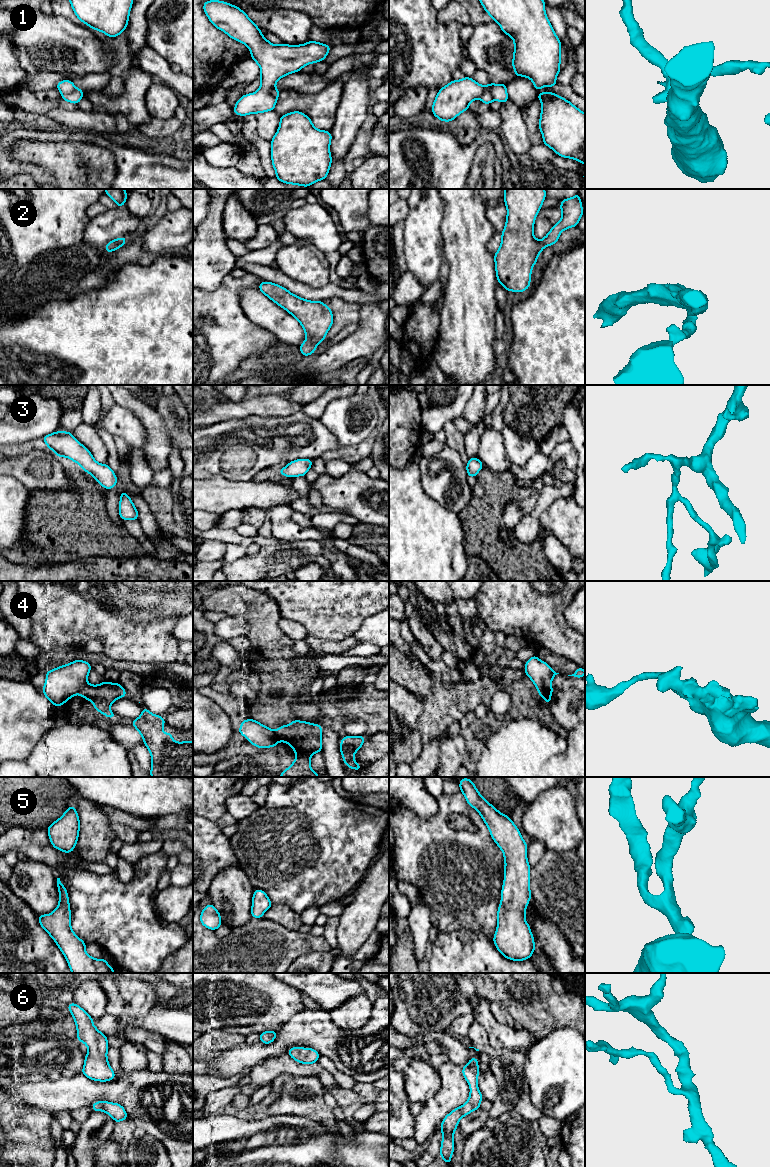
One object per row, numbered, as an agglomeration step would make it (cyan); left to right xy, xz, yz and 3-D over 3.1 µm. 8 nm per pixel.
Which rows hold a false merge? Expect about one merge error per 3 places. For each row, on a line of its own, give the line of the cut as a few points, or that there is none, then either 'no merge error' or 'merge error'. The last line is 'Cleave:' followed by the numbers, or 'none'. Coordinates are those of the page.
1: cut yz (479, 97), (488, 90), (494, 99); merge error
2: cut none; no merge error
3: cut none; no merge error
4: cut yz (537, 688), (550, 694); merge error
5: cut none; no merge error
6: cut none; no merge error
Cleave: 1, 4

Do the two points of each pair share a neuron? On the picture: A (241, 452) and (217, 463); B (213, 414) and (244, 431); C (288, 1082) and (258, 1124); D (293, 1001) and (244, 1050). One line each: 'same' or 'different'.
A: same
B: different
C: different
D: different

